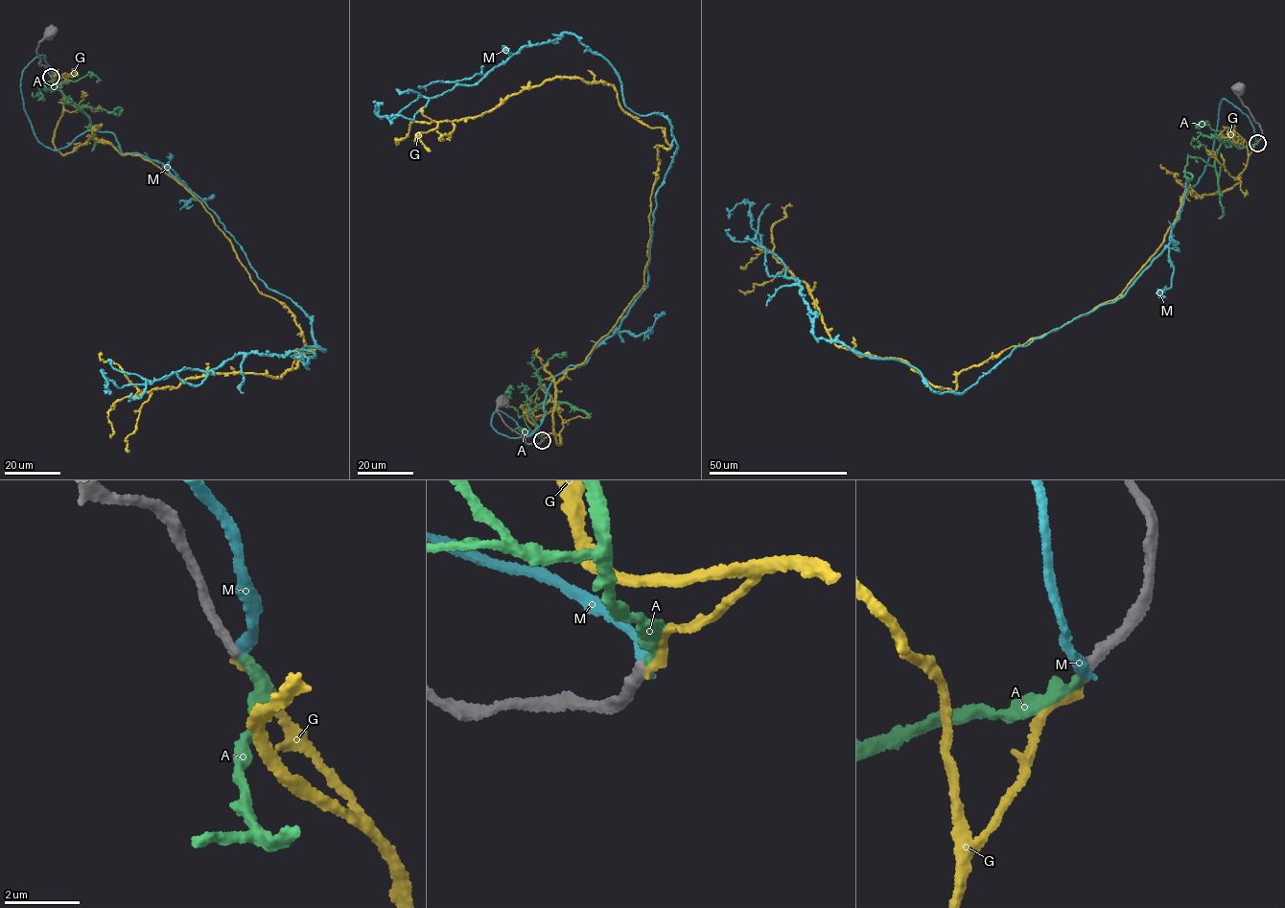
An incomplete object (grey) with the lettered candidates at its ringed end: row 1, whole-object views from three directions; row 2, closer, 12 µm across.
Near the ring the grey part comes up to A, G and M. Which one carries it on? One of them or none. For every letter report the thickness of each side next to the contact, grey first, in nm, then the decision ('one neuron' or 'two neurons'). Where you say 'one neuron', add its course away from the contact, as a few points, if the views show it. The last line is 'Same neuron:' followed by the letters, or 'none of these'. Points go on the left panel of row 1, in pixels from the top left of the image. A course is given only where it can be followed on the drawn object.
A: calibres 260 and 300 nm; one neuron; course (51, 77), (53, 90), (57, 87), (80, 106), (111, 112), (120, 107), (122, 110)
G: calibres 280 and 200 nm; two neurons
M: calibres 280 and 300 nm; two neurons
Same neuron: A

